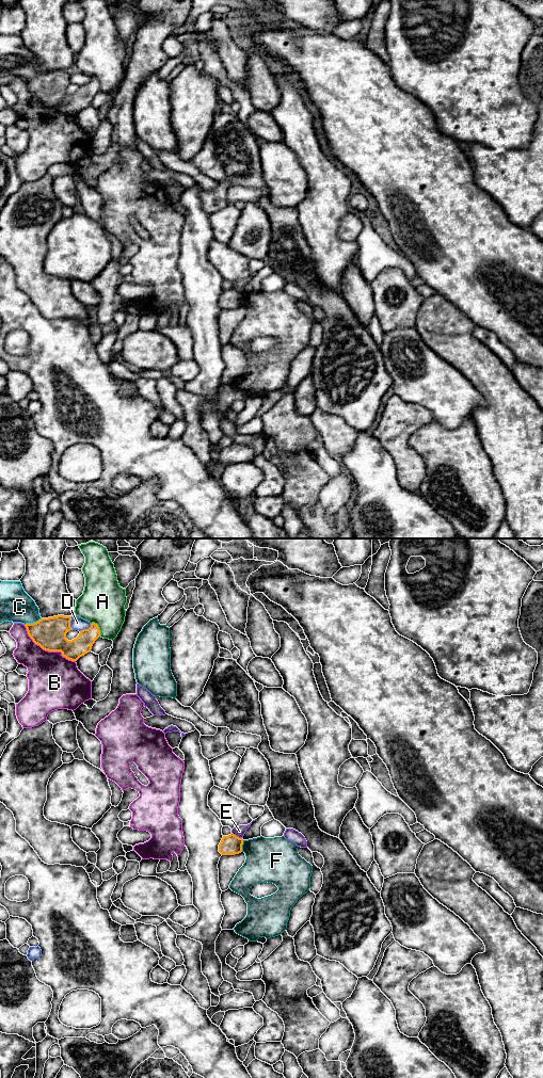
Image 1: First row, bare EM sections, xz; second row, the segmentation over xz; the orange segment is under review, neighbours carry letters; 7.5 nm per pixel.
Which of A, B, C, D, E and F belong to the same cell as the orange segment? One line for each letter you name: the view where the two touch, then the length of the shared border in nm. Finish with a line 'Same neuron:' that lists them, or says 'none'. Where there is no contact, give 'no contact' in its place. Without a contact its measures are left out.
Same neuron: none

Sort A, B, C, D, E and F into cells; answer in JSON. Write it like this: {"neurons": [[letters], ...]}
{"neurons": [["A"], ["B"], ["C"], ["D"], ["E"], ["F"]]}

